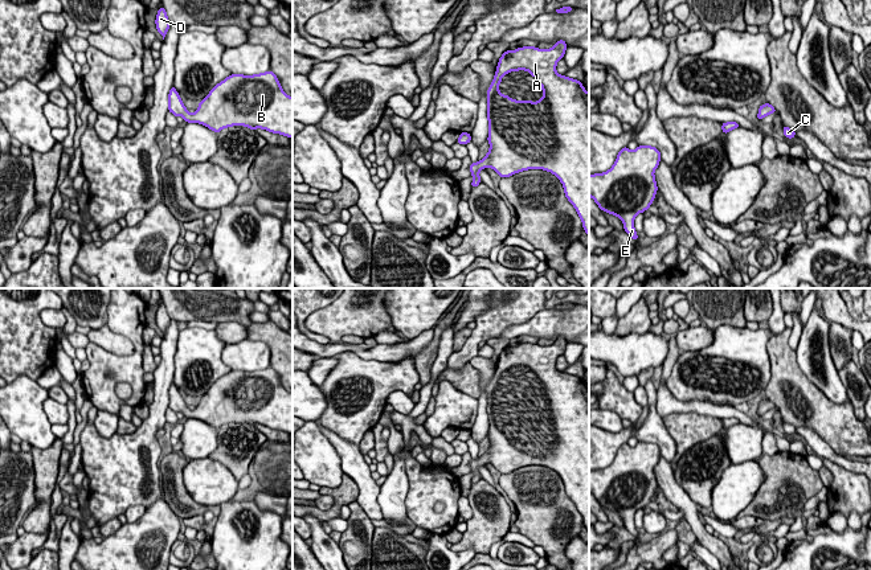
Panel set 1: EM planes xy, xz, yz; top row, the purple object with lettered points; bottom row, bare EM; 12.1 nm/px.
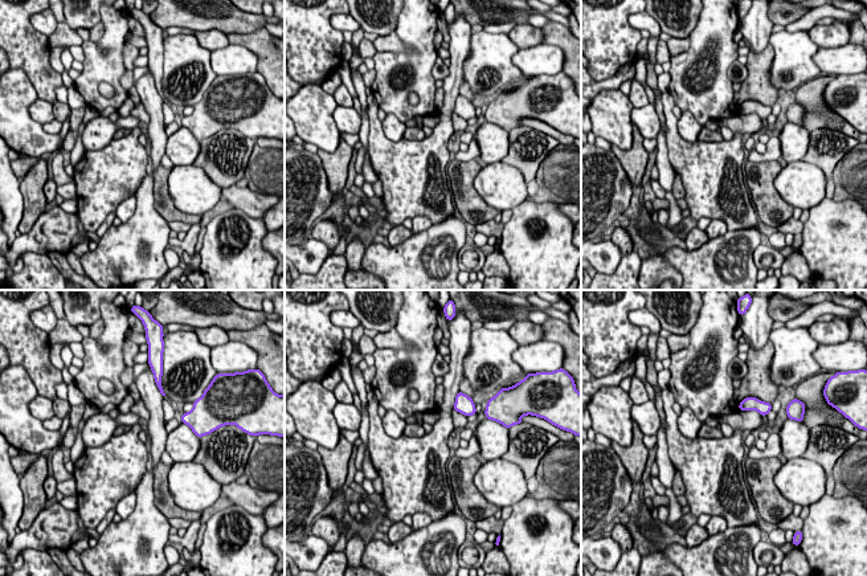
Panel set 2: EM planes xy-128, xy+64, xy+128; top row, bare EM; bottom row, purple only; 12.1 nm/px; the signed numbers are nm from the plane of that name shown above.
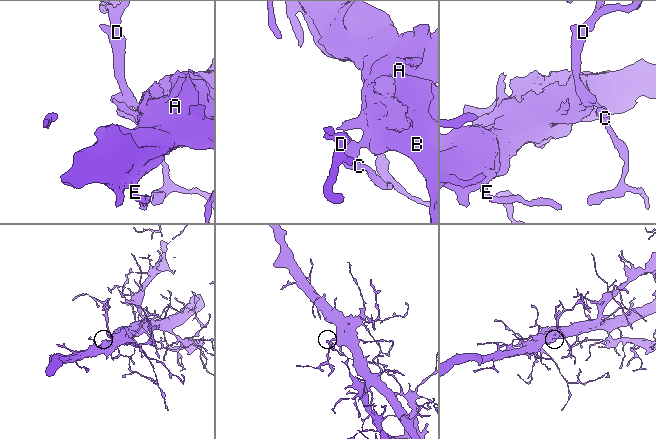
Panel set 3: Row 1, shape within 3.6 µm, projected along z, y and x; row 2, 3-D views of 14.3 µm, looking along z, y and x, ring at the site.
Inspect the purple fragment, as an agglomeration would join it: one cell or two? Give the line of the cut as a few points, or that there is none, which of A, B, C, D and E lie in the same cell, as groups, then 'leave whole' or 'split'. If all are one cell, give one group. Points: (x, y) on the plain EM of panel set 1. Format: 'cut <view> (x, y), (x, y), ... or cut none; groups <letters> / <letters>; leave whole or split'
cut none; groups A B C D E; leave whole

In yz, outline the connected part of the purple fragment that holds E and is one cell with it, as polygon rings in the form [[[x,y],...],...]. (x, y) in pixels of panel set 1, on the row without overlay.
[[[638,442],[635,447],[623,443],[609,467],[589,471],[589,493],[601,507],[617,512],[634,537],[638,537],[634,514],[653,501],[658,487],[654,467],[659,458],[655,443]]]

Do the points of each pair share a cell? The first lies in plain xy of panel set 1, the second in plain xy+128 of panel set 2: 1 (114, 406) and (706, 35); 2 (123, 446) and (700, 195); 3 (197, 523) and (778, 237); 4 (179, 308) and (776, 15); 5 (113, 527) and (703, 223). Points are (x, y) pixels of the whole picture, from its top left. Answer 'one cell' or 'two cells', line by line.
1: one cell
2: one cell
3: two cells
4: one cell
5: two cells

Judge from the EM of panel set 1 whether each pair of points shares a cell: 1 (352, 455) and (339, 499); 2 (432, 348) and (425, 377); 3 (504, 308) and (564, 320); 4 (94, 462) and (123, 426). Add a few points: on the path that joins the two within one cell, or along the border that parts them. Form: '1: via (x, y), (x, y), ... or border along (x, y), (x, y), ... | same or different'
1: border along (343, 472), (356, 484), (356, 500) | different
2: via (428, 355), (425, 370) | same
3: border along (544, 307), (527, 320), (506, 327) | different
4: border along (137, 427), (131, 433), (117, 434) | different

